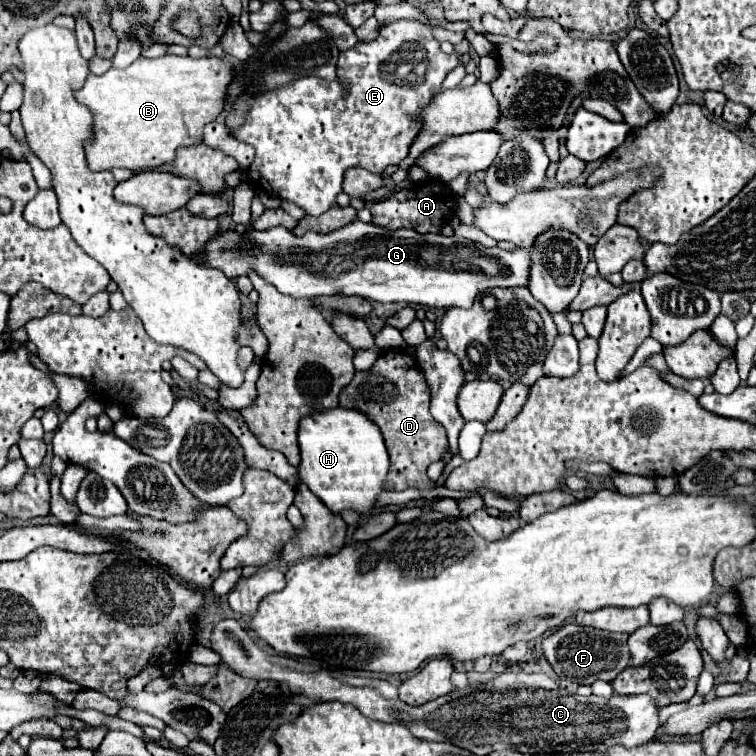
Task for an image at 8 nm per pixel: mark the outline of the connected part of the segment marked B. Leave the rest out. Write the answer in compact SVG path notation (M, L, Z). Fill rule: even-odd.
M161 56L161 58L137 58L131 66L119 70L109 68L105 74L89 74L83 88L75 92L79 104L87 106L93 114L93 138L85 142L87 164L91 170L129 168L133 172L153 170L169 164L175 158L179 146L191 146L201 142L203 126L217 120L223 112L223 94L233 78L233 62L221 58L191 58L191 56Z

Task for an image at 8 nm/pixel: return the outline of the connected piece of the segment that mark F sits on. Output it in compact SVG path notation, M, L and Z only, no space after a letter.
M575 622L565 624L549 638L543 640L543 654L549 660L555 674L571 686L591 684L595 680L613 682L615 676L627 668L629 664L629 648L627 648L627 634L613 634L597 628L579 626Z

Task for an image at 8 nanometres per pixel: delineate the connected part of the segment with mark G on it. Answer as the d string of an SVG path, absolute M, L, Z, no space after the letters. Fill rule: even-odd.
M355 220L355 222L351 222L351 224L347 224L347 226L343 226L343 228L339 228L339 230L335 230L335 232L329 232L329 234L317 234L317 232L307 232L307 234L303 234L301 238L299 236L295 236L293 232L289 232L287 228L283 228L283 226L277 226L277 228L269 228L269 230L265 230L265 232L257 232L255 228L251 228L251 230L245 230L245 234L237 234L235 230L225 230L225 232L219 232L217 236L213 236L209 242L207 242L207 246L201 250L201 252L195 252L195 254L191 254L189 256L195 264L199 264L199 266L207 266L207 268L217 268L217 270L221 270L227 278L231 278L231 280L235 280L235 278L239 278L239 276L247 276L251 270L253 272L257 272L263 280L267 280L269 284L273 284L279 292L283 292L283 294L287 294L287 296L293 296L293 298L317 298L317 296L333 296L333 294L339 294L339 296L361 296L361 298L365 298L365 300L371 300L371 302L407 302L407 304L423 304L423 306L431 306L431 308L469 308L471 304L473 304L473 300L475 300L475 296L479 294L479 292L483 292L483 290L487 290L487 288L495 288L495 286L501 286L501 288L511 288L511 286L525 286L527 284L527 278L529 278L529 250L523 250L523 248L517 248L517 250L513 250L513 252L505 252L505 250L501 250L501 248L483 248L481 244L475 244L475 242L471 242L471 240L465 240L465 238L457 238L457 236L443 236L443 234L419 234L417 230L411 230L411 228L399 228L399 230L385 230L385 226L377 226L377 224L363 224L361 220ZM471 244L485 256L485 258L489 258L489 260L493 260L495 262L495 266L497 266L497 274L485 274L483 270L481 272L475 272L475 270L465 270L465 268L461 268L459 266L459 262L461 260L465 260L465 258L461 258L461 256L465 256L465 250L471 250Z

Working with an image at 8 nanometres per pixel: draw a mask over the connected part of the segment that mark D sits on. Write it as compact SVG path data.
M405 348L385 350L367 372L355 372L349 386L339 394L339 406L363 412L379 426L391 458L387 490L429 490L435 486L435 482L427 478L427 466L441 460L447 448L447 434L429 412L429 386L417 362L405 352Z

